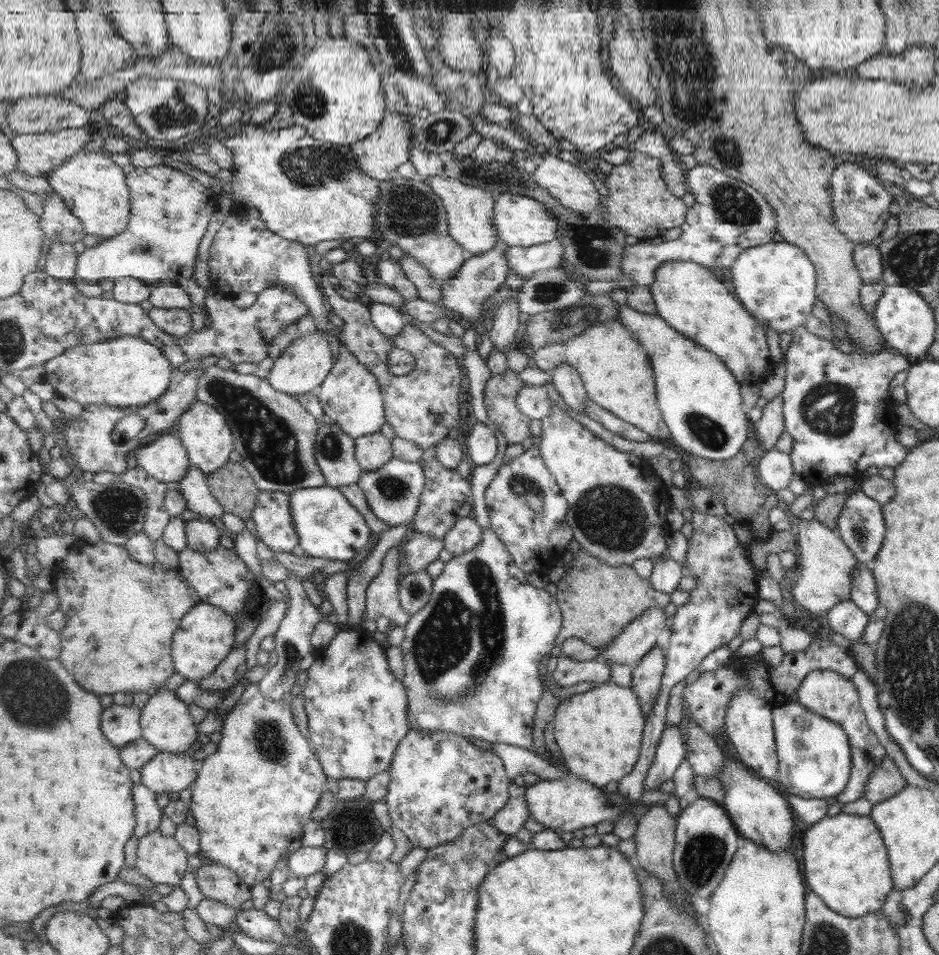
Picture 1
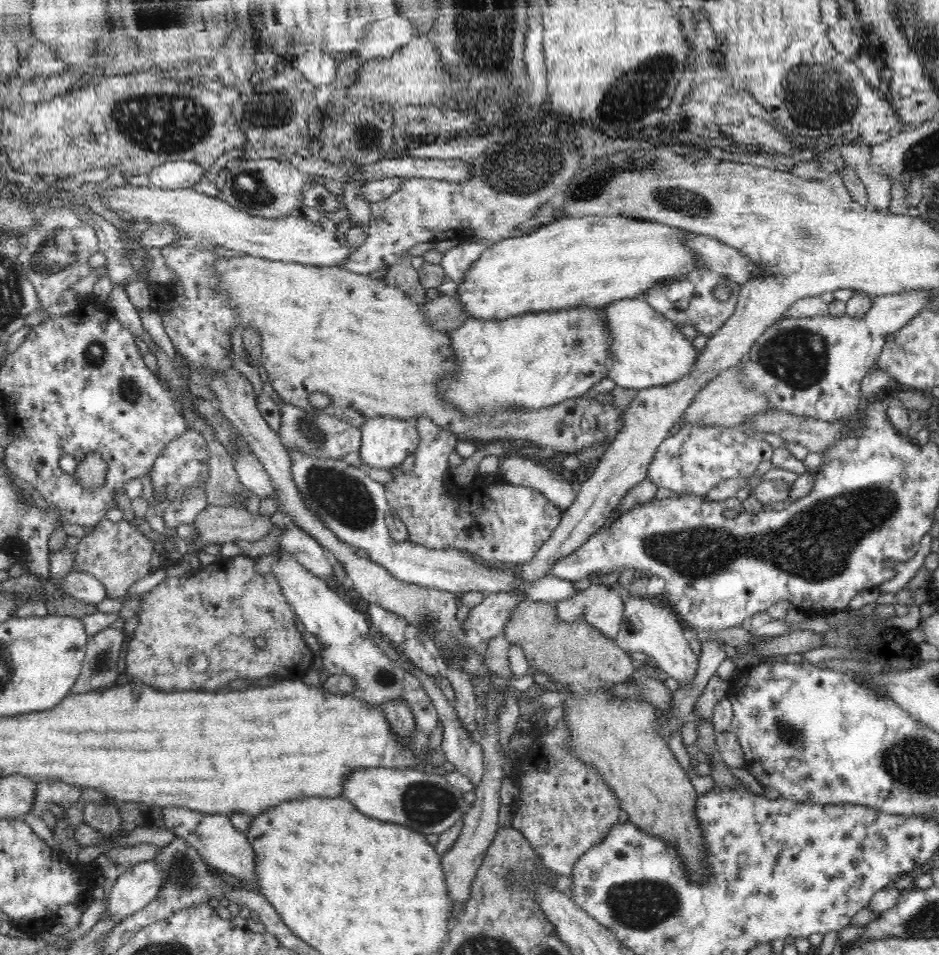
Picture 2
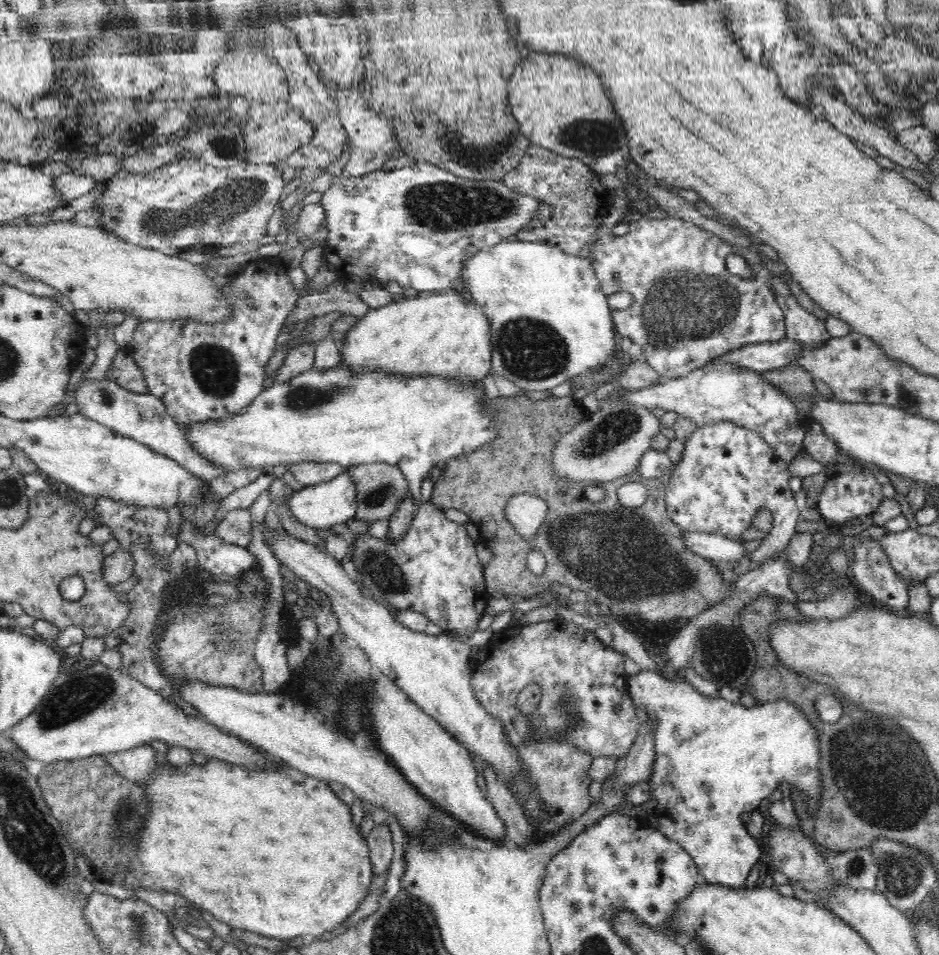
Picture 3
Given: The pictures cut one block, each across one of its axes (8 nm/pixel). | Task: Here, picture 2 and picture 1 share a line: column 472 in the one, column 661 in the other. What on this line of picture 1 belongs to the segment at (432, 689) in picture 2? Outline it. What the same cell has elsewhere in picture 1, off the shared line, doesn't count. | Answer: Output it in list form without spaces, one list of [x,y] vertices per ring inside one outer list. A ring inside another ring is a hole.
[[[667,726],[664,730],[664,739],[659,743],[655,762],[649,769],[645,790],[656,790],[668,780],[673,780],[676,770],[681,766],[688,754],[688,747],[681,738],[681,730],[674,726]]]

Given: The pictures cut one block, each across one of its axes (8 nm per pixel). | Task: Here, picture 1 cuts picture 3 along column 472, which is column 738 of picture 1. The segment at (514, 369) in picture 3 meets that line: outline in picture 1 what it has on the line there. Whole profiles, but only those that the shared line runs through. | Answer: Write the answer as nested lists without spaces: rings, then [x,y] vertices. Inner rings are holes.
[[[769,241],[765,244],[745,249],[735,258],[730,266],[731,284],[735,296],[742,302],[742,307],[759,323],[759,327],[773,331],[792,332],[797,326],[804,325],[805,317],[810,314],[815,302],[815,273],[807,255],[794,244],[785,241]]]

